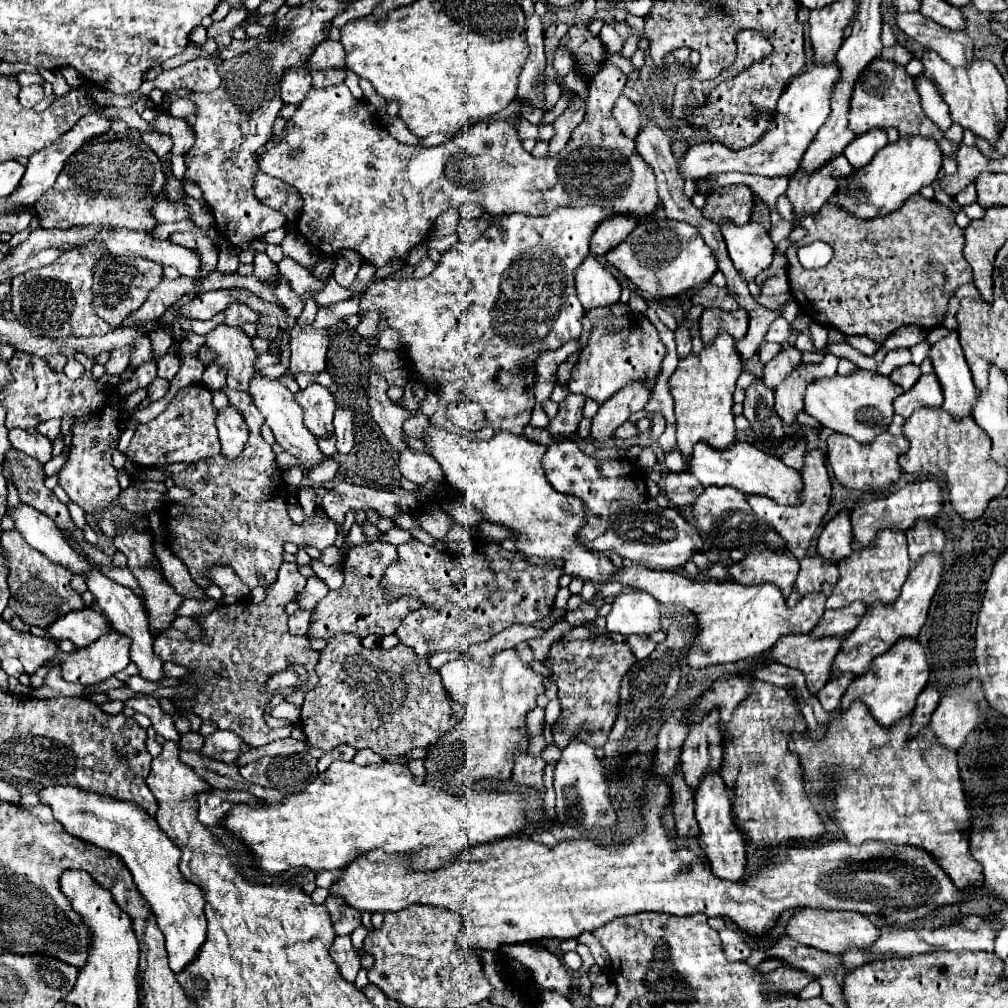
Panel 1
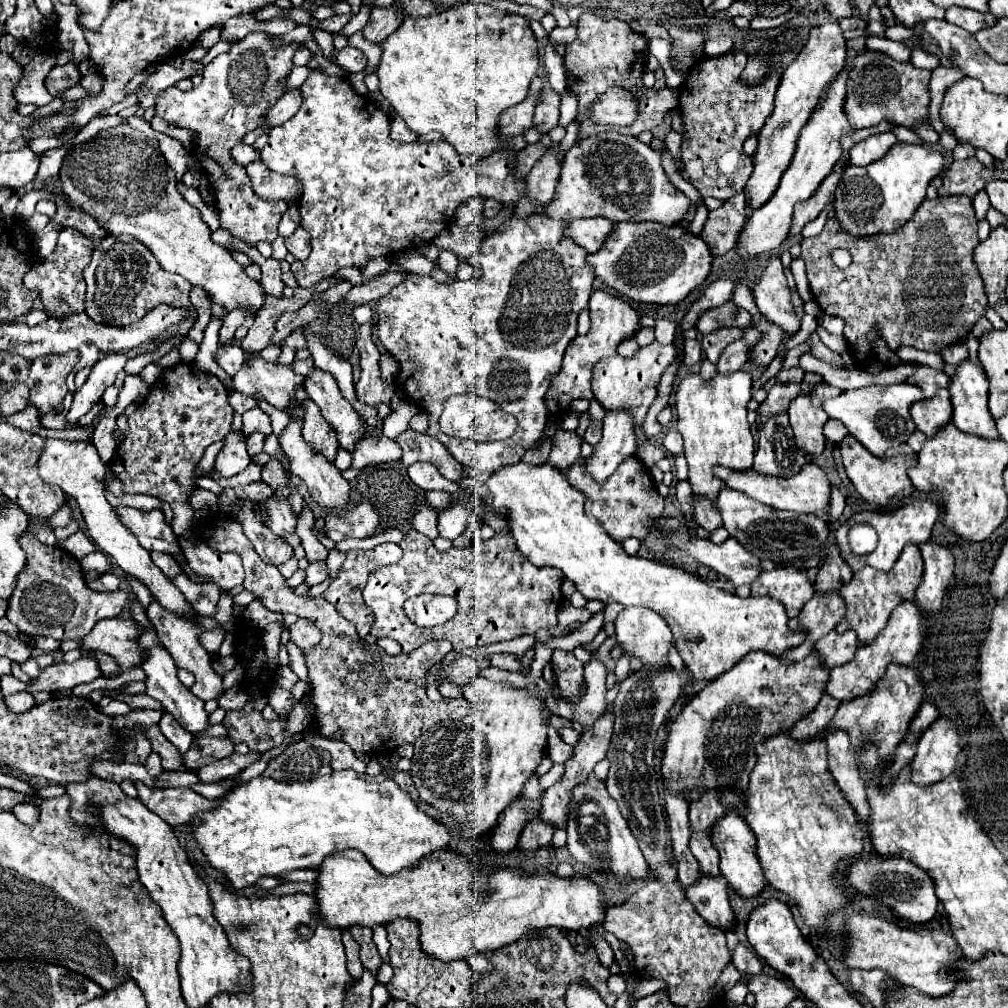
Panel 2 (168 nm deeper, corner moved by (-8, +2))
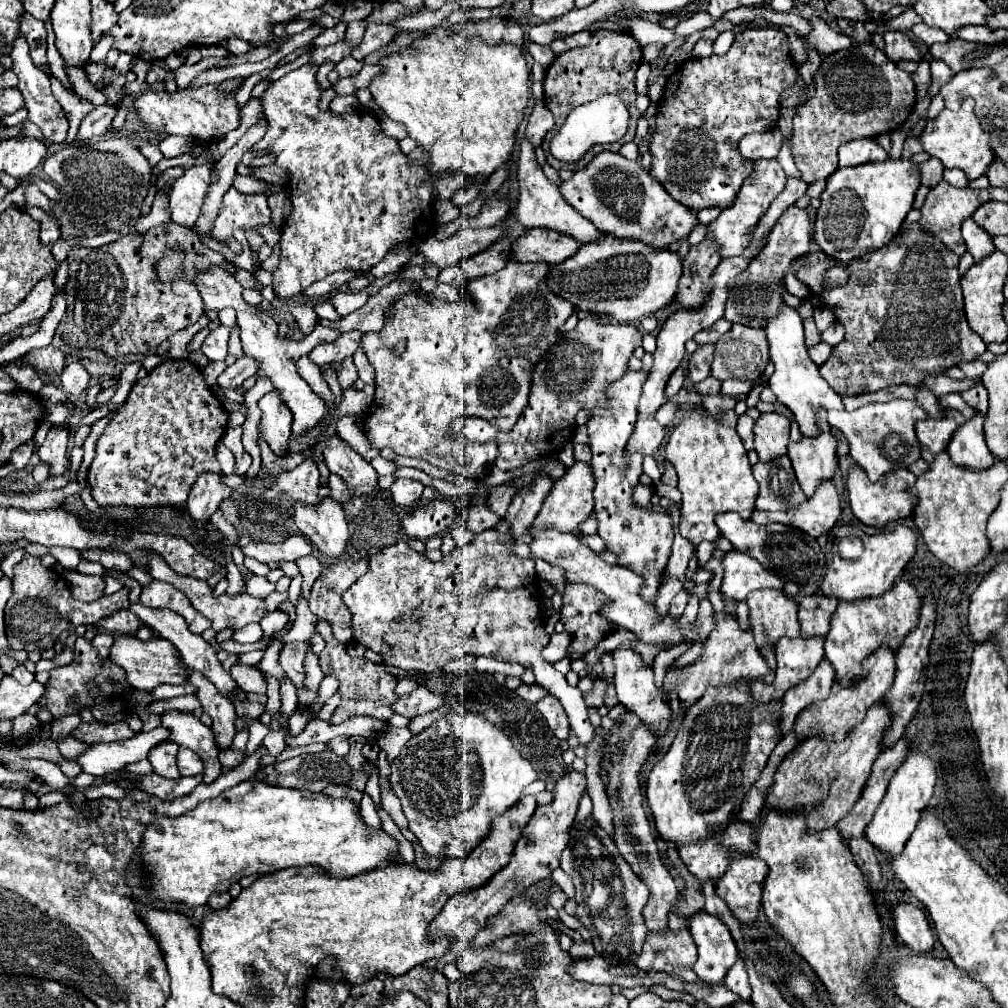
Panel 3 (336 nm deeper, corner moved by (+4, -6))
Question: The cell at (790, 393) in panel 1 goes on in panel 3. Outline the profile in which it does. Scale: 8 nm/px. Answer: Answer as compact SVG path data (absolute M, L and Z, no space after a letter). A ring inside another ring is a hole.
M817 409L815 425L821 431L817 437L801 437L799 441L789 441L787 445L793 471L807 497L813 495L821 479L831 479L837 469L837 439L831 435L825 409Z

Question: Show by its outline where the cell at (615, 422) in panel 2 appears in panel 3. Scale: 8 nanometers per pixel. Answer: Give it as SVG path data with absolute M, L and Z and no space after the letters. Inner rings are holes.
M577 461L571 465L561 479L555 481L553 491L547 495L537 519L533 523L545 523L545 527L557 527L561 531L577 531L579 523L583 523L593 513L593 487L595 475L591 463Z

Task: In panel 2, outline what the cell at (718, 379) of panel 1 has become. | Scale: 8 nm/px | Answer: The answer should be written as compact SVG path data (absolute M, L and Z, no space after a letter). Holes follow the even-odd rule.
M745 371L715 375L711 381L703 381L699 373L689 373L675 391L675 407L677 407L677 431L685 441L685 459L689 465L689 483L695 497L707 497L715 503L721 487L725 483L713 475L713 467L727 467L733 471L749 471L753 467L753 451L755 439L751 427L747 423L747 403L751 399L751 375Z

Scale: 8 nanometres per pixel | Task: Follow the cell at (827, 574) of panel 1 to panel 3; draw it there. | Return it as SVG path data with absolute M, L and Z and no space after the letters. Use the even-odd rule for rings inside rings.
M781 637L775 647L777 671L773 683L755 681L753 697L755 699L781 699L783 693L793 687L799 679L805 679L813 667L825 657L823 653L825 637Z

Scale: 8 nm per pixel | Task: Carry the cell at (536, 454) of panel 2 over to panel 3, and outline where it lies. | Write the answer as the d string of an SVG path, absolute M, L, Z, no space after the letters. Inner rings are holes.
M501 483L497 487L491 487L489 497L487 497L487 505L489 509L497 515L497 517L505 517L507 515L507 507L511 505L513 497L517 495L517 487L513 487L511 483Z

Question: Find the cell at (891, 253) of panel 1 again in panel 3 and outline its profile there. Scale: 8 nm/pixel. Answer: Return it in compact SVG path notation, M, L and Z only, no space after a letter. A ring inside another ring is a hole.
M913 223L901 229L889 245L865 253L863 257L847 263L835 257L825 257L823 261L797 269L795 277L809 287L811 295L817 297L823 307L833 307L835 319L845 327L845 339L833 347L831 357L819 369L823 379L827 383L835 383L835 391L839 395L857 395L865 391L879 391L897 383L919 385L925 373L941 373L959 361L973 361L981 355L985 351L985 343L967 323L957 265L957 253L945 247L937 235L923 231L919 223ZM833 265L839 265L849 273L845 285L831 287L827 283L825 271Z

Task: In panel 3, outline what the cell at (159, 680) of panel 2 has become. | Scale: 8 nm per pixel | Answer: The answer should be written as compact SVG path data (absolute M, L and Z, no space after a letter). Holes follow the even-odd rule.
M163 711L159 717L161 725L169 731L169 739L173 743L189 747L203 759L205 763L203 781L211 783L213 779L217 779L217 775L221 775L221 763L217 759L219 749L215 745L213 731L205 727L195 715L185 711Z

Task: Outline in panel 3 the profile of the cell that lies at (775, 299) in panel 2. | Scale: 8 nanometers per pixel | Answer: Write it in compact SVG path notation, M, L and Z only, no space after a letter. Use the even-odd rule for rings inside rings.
M783 303L777 315L767 321L765 335L769 341L769 355L775 365L775 373L769 379L771 391L785 407L793 411L803 435L817 435L817 427L813 427L813 411L817 407L843 409L843 403L841 397L829 387L829 383L819 375L819 367L807 355L807 347L803 343L803 323L799 313Z

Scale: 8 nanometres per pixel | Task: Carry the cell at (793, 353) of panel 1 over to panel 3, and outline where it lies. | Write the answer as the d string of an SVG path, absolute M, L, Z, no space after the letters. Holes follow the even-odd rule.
M777 411L761 413L753 425L753 443L761 461L785 455L789 441L789 419Z

